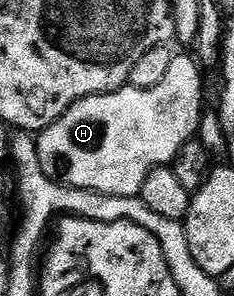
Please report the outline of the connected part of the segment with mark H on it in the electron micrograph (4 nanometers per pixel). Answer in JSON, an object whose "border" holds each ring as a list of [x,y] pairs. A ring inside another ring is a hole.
{"border":[[[176,55],[169,66],[169,74],[157,82],[157,86],[152,88],[133,88],[124,86],[118,88],[116,92],[102,92],[99,96],[87,96],[75,104],[69,106],[69,110],[57,122],[48,126],[41,136],[41,159],[43,162],[43,172],[51,180],[58,180],[59,183],[67,185],[69,188],[83,188],[87,192],[99,192],[102,196],[129,196],[138,197],[143,190],[143,183],[148,174],[155,168],[170,165],[175,159],[175,155],[181,150],[181,146],[192,139],[199,131],[200,117],[205,111],[203,104],[203,76],[200,65],[194,59],[187,56]]]}

